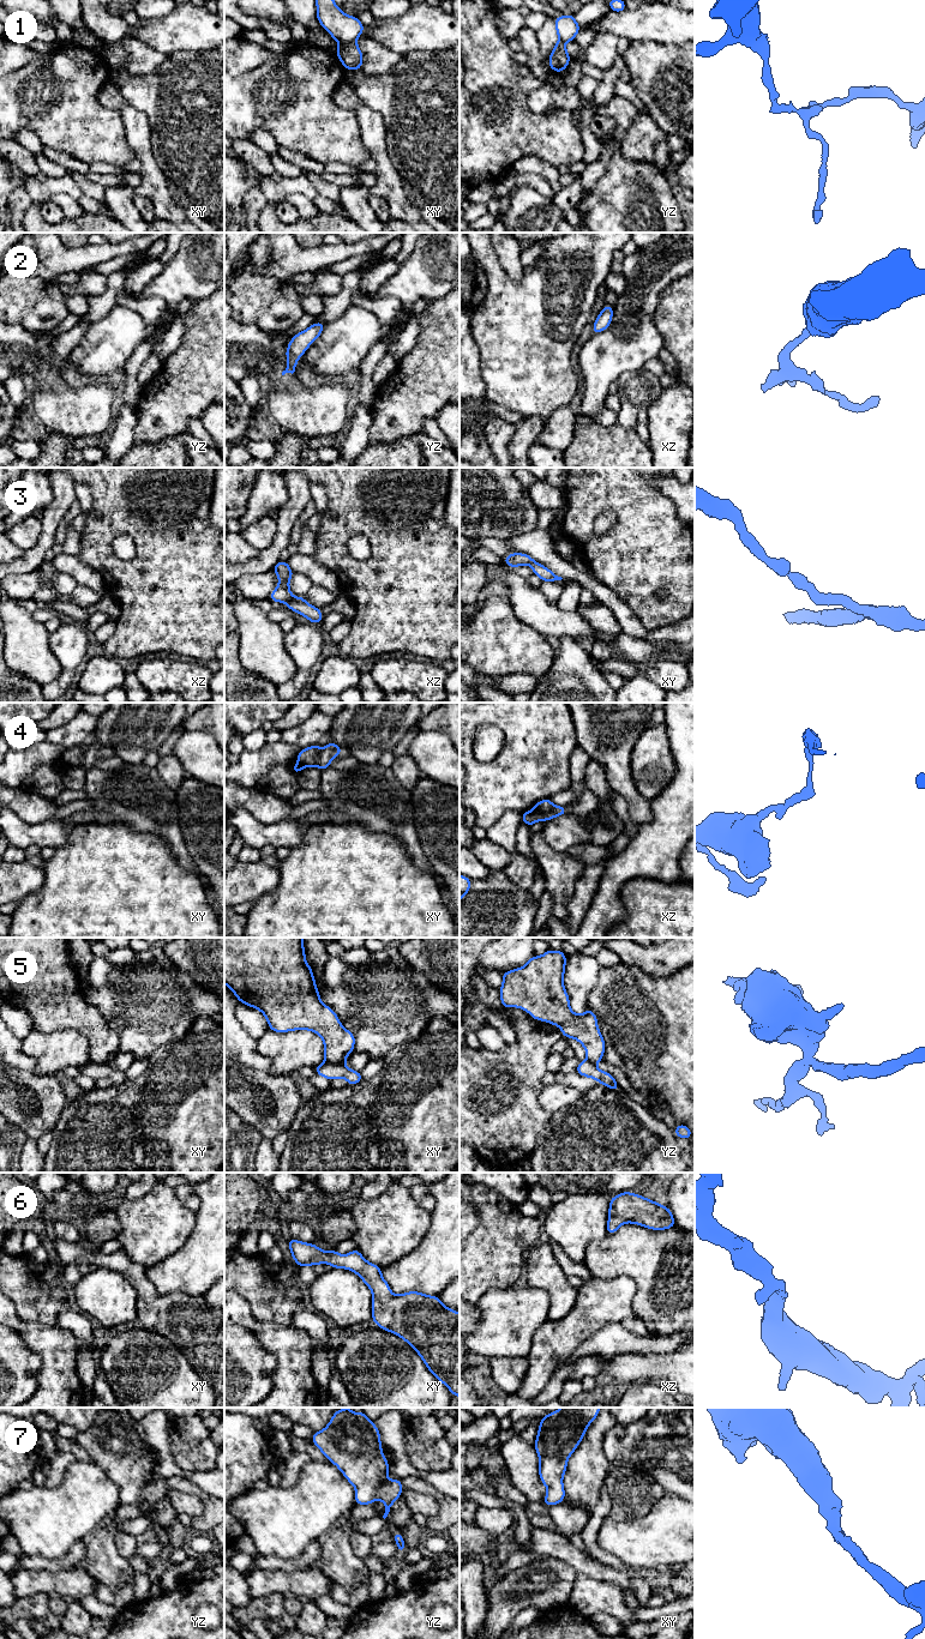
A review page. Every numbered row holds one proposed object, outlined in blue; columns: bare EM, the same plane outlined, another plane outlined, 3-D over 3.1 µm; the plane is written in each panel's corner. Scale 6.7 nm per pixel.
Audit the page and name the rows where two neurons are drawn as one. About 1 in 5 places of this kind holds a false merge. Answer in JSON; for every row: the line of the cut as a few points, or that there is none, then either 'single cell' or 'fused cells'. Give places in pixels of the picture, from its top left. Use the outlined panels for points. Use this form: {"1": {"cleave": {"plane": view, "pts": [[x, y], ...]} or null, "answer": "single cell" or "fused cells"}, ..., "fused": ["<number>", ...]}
{"1": {"cleave": {"plane": "xy", "pts": [[355, 41], [340, 43]]}, "answer": "fused cells"}, "2": {"cleave": null, "answer": "single cell"}, "3": {"cleave": null, "answer": "single cell"}, "4": {"cleave": {"plane": "xz", "pts": [[554, 806], [546, 812], [533, 811]]}, "answer": "fused cells"}, "5": {"cleave": {"plane": "xy", "pts": [[325, 1060], [343, 1062]]}, "answer": "fused cells"}, "6": {"cleave": null, "answer": "single cell"}, "7": {"cleave": null, "answer": "single cell"}, "fused": ["1", "4", "5"]}

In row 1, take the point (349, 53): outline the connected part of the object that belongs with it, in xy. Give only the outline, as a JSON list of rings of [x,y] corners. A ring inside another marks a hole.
[[[356,42],[340,43],[336,50],[336,55],[346,70],[360,70],[364,62],[362,53]]]

